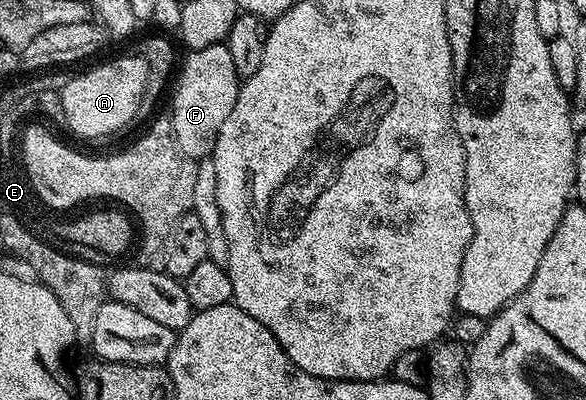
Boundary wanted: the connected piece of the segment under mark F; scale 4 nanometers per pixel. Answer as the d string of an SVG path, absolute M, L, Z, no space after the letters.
M226 42L218 43L217 45L209 45L209 49L197 49L196 51L187 51L185 57L187 60L182 63L178 68L177 77L179 80L175 83L175 92L171 95L171 119L169 118L169 126L171 133L175 137L175 146L179 148L179 152L188 159L194 159L196 161L208 158L214 152L215 142L217 141L217 133L221 133L221 125L225 125L225 117L229 117L229 113L233 113L233 105L237 105L237 93L241 86L241 80L237 69L233 69L233 57L229 54Z

